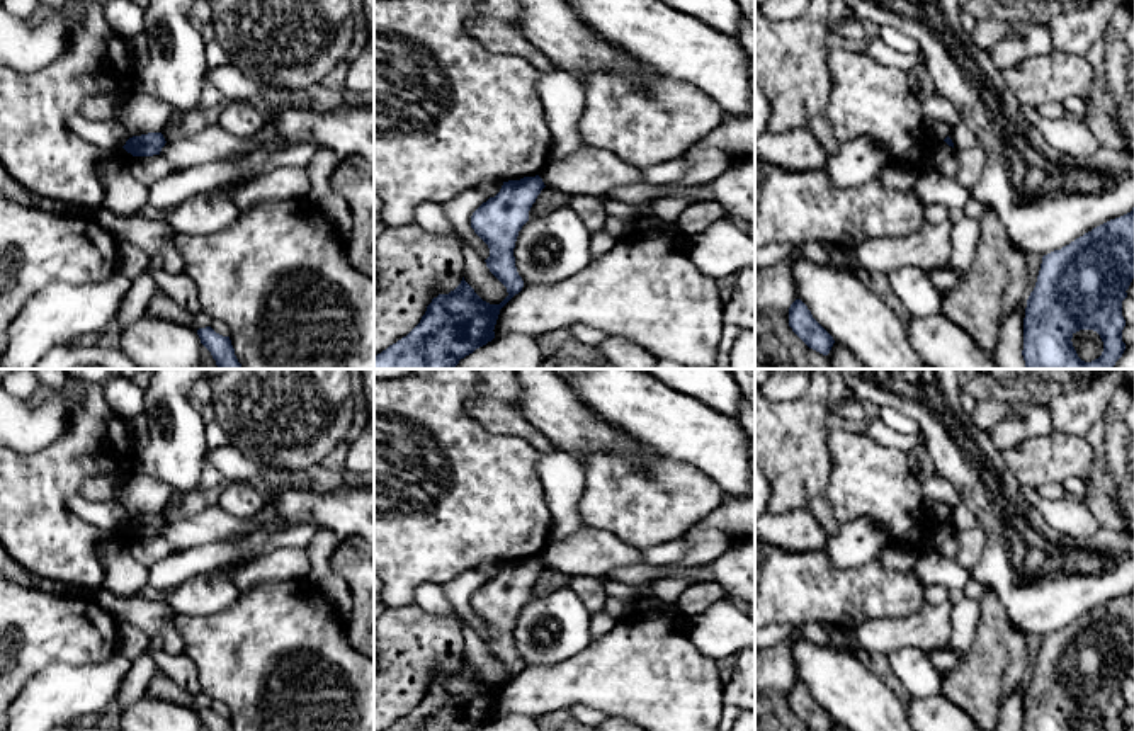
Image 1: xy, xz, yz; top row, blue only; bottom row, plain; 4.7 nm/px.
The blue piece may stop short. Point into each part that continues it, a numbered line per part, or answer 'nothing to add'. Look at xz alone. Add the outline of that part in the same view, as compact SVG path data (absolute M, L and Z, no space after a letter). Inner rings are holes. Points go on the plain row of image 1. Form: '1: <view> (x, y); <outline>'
nothing to add

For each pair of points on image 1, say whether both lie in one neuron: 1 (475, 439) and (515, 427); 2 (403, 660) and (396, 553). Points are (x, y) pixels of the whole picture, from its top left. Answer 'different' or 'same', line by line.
1: different
2: different

